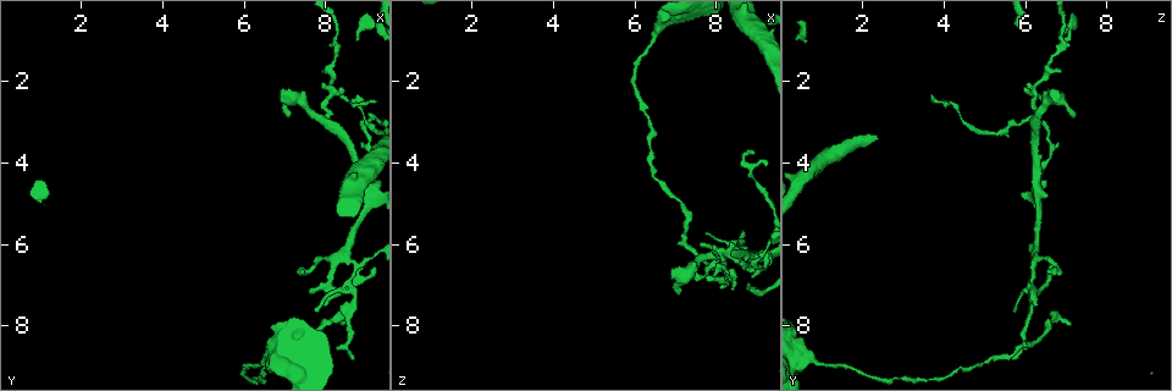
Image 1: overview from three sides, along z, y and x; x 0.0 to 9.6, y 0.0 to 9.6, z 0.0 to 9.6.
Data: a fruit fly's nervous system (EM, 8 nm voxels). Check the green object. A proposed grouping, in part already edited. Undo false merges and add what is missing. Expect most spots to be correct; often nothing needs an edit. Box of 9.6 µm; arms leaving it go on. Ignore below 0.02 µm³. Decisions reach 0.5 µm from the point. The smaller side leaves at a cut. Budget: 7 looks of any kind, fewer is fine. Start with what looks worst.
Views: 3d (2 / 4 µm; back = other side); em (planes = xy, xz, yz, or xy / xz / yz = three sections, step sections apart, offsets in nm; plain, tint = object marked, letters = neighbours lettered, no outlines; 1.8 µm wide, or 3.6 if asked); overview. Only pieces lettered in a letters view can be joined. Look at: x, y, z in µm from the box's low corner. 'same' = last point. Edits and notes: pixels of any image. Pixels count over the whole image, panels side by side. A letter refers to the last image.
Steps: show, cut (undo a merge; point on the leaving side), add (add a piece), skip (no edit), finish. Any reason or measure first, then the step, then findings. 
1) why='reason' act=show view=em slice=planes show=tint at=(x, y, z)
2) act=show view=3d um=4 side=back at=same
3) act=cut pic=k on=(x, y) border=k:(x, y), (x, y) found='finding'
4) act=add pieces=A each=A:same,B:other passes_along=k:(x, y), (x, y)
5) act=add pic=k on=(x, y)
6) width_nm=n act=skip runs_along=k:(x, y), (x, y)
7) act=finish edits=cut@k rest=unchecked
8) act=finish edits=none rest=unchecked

why='four-way junction' act=show view=em slice=yz step=8 show=tint at=(8.85, 4.30, 6.25)

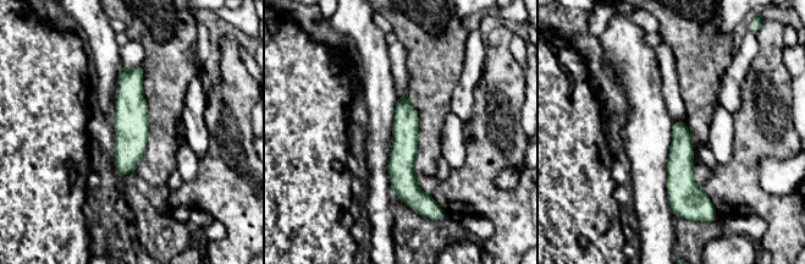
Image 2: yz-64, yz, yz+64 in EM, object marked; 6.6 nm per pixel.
act=show view=em slice=planes show=letters at=same

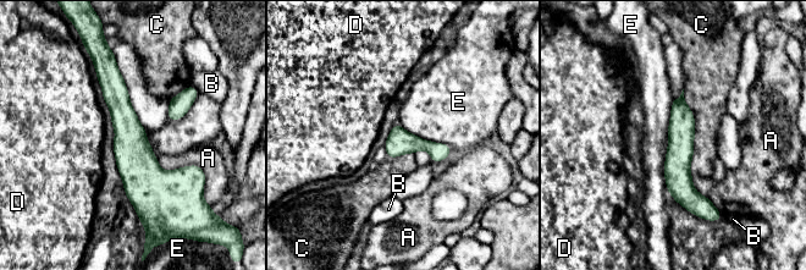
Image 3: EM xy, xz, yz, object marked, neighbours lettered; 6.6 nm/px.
width_nm=180 act=skip each=A:other,B:other,C:other,D:other,E:other border=3:(672, 99), (663, 166), (667, 192) found='all the same cell'

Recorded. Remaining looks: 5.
why='thick turns thin' act=show view=em slice=xy step=16 show=tint at=(7.90, 2.90, 6.30)

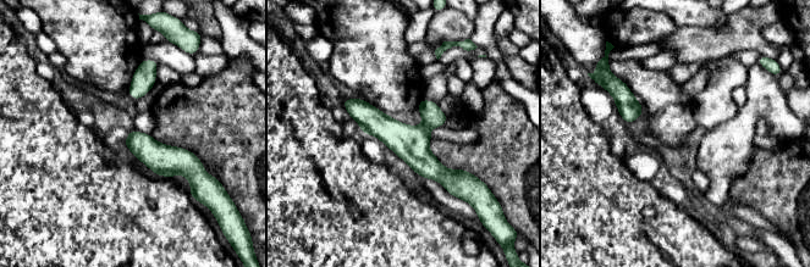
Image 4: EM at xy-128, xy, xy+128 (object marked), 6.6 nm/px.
why='another direction' act=show view=em slice=planes show=tint at=same

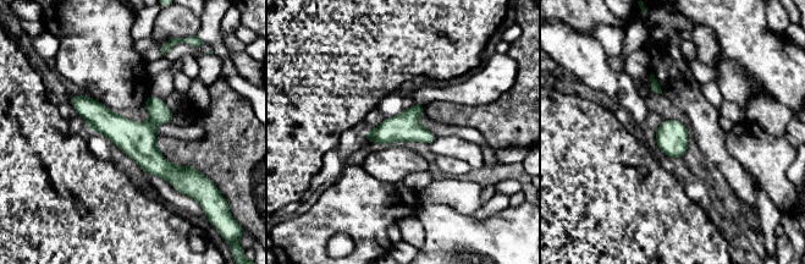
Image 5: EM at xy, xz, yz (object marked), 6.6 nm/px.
act=show view=em slice=planes show=letters at=same

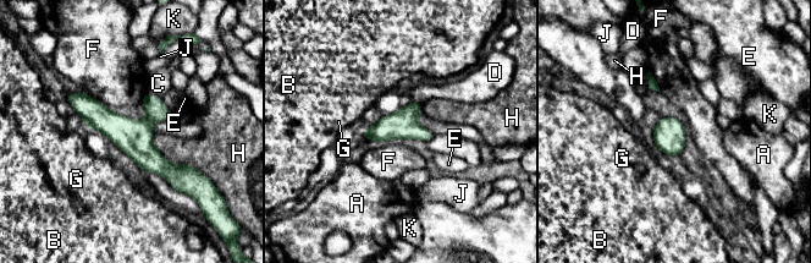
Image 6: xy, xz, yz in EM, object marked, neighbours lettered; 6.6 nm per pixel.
act=skip each=A:other,B:other,C:other,D:other,E:other,F:other,G:other,H:other,J:other,K:other runs_along=6:(70, 96), (155, 163), (183, 175) found='continuous, no second cell'

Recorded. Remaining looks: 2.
why='sharp bend' act=show view=em slice=planes show=letters at=(8.25, 7.10, 6.25)

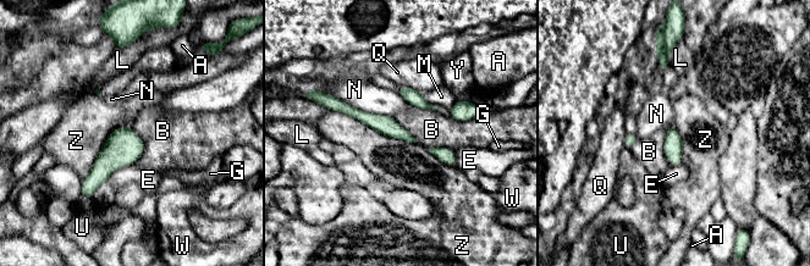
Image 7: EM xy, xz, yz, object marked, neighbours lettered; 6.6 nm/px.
act=skip each=A:other,B:other,E:other,G:other,L:other,M:other,N:other,Q:other,U:other,W:other,Y:other,Z:other border=7:(329, 109), (389, 137), (415, 143) found='one cell here'

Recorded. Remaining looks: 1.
act=finish edits=none rest=unchecked

